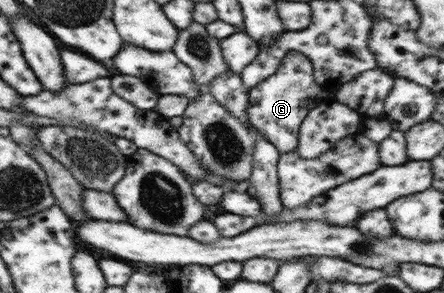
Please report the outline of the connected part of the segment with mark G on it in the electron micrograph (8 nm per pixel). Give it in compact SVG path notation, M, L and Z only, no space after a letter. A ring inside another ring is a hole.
M289 51L277 71L248 90L250 104L247 108L249 126L258 129L281 154L298 146L300 125L305 116L328 97L328 90L314 80L312 63L297 51Z

